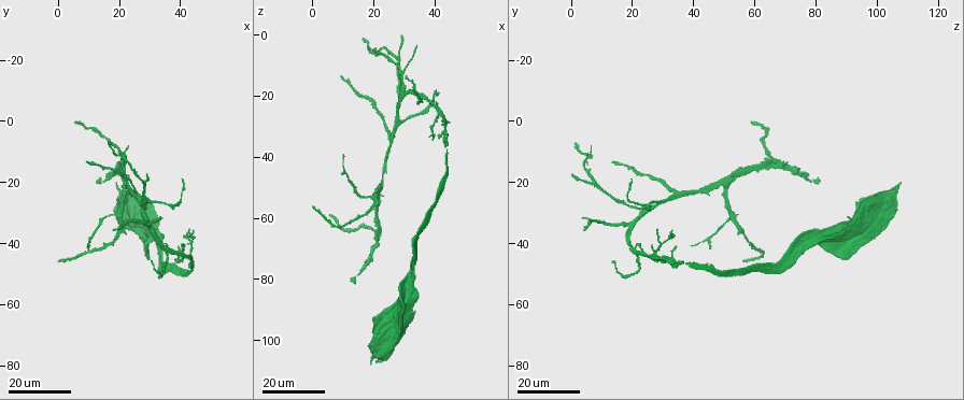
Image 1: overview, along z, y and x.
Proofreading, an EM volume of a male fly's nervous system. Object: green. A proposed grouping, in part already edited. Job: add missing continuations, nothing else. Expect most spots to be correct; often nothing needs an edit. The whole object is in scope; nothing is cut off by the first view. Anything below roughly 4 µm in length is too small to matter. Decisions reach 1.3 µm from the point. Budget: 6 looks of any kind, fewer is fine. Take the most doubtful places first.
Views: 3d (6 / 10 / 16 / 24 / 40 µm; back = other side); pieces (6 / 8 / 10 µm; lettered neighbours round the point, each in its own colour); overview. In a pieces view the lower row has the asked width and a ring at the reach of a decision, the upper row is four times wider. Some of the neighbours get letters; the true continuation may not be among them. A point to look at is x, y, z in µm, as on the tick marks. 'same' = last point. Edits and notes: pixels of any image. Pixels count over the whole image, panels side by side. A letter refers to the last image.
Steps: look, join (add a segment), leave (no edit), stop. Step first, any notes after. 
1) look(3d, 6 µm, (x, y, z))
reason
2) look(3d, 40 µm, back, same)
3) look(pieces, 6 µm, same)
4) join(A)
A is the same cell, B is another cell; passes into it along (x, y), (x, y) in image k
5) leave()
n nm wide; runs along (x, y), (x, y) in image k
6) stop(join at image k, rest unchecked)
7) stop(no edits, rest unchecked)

look(3d, 24 µm, (34, 31, 90))
branch stops here

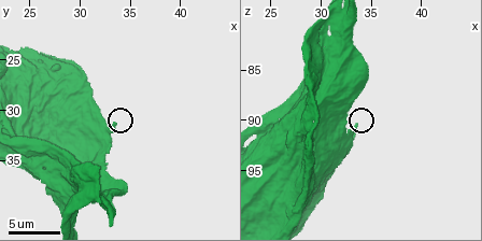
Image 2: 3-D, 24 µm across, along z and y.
look(pieces, 6 µm, (33.4, 31.4, 90.2))

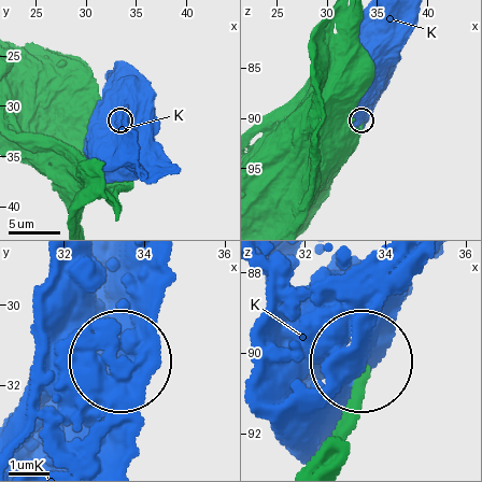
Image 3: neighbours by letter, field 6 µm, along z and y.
leave()
K is another cell; no lettered segment goes on from it

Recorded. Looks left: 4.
look(3d, 16 µm, (9, 13, 13))
end of a long branch

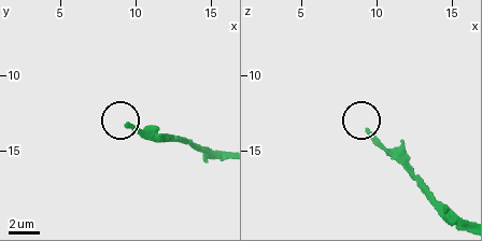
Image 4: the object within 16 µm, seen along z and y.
look(pieces, 10 µm, (9.4, 13.2, 13.8))

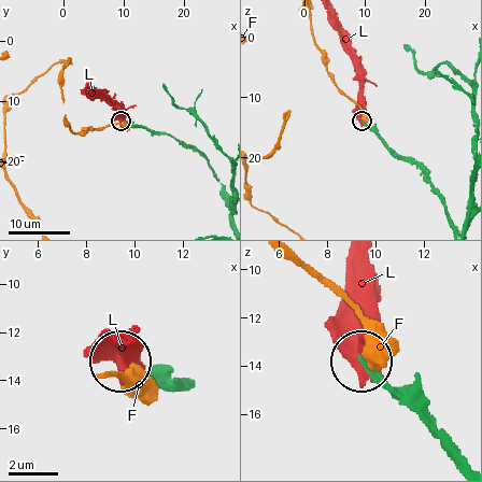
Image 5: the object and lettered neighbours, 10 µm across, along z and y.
leave()
F and L are other cells; runs along (462, 457), (365, 360) in image 5; no lettered segment goes on from it

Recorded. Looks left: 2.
look(3d, 24 µm, (40, 20, 20))
end of a long branch

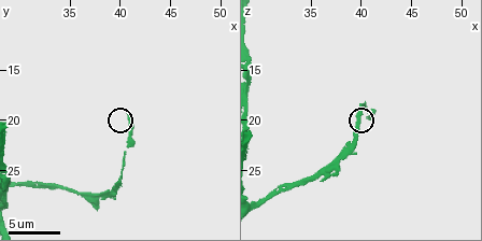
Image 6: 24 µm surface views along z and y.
look(pieces, 6 µm, (40.6, 19.0, 20.0))

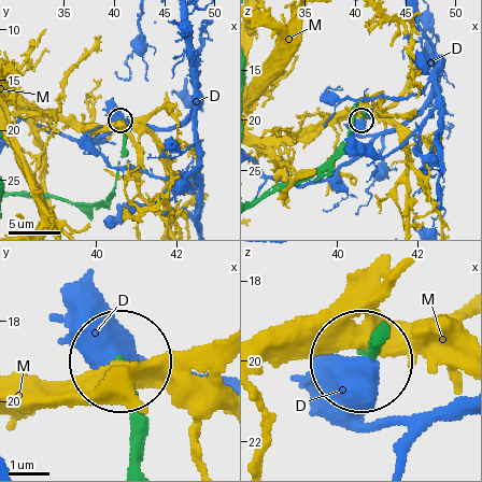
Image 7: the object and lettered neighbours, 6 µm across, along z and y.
leave()
150 nm wide; D and M are other cells; no lettered segment goes on from it

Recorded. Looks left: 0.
stop(no edits, rest unchecked)

